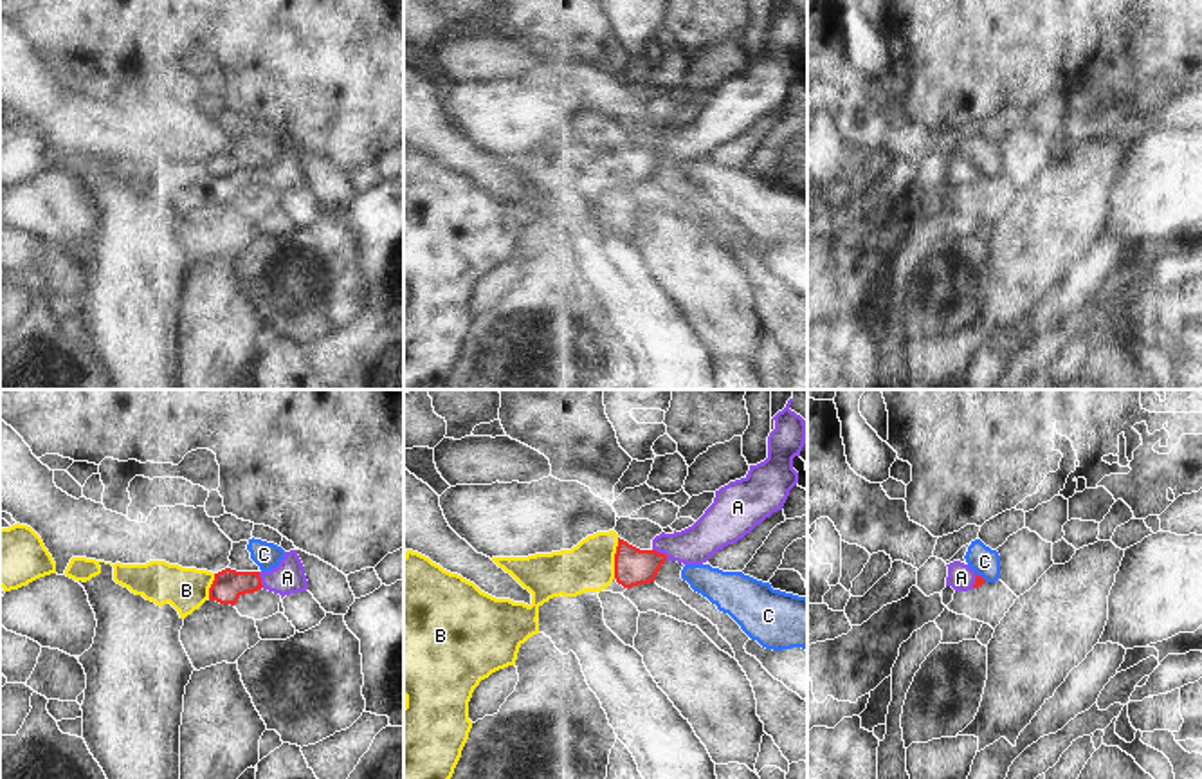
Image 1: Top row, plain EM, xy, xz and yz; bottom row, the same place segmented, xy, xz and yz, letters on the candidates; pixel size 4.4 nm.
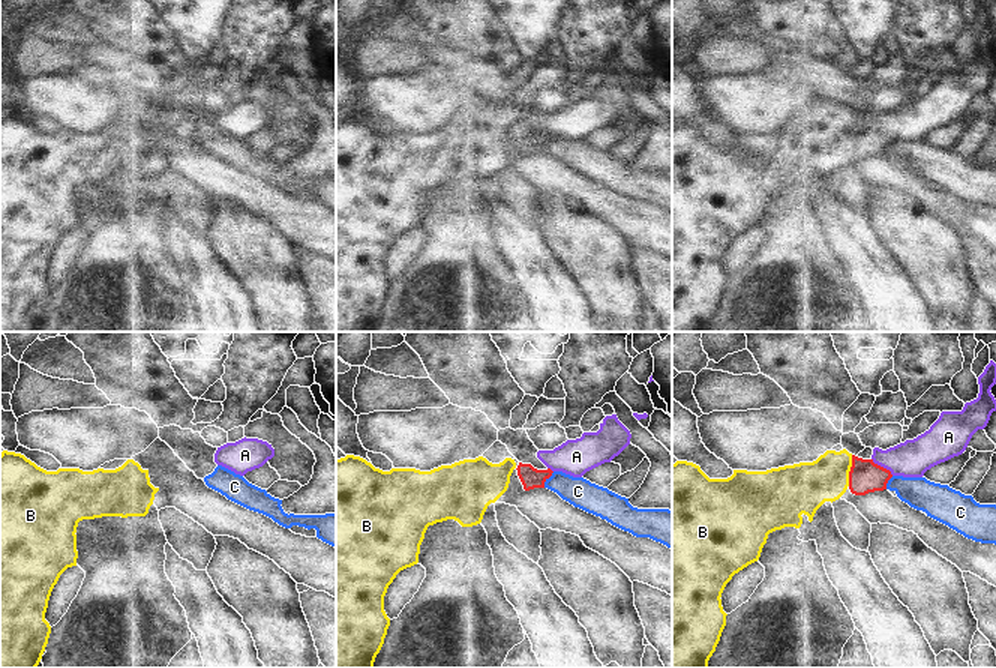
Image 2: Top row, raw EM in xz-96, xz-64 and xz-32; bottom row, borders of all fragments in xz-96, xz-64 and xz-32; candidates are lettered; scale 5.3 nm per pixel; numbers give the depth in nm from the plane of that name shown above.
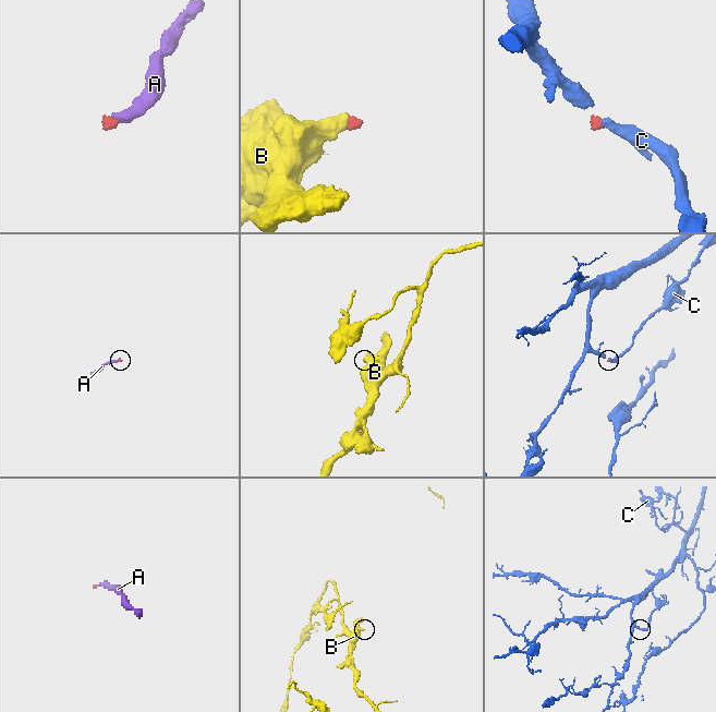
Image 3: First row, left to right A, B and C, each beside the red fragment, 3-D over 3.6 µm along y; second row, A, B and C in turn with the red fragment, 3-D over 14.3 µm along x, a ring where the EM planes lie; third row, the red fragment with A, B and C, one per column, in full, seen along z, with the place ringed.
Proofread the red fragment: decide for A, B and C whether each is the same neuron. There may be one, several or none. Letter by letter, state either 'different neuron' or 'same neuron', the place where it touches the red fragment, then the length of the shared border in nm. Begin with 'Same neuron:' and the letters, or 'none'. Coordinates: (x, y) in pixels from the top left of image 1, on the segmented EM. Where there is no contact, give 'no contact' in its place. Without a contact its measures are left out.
Same neuron: A, B
A: same neuron; meets red in xz at (662, 554); contact 90 nm long
B: same neuron; meets red in xz at (615, 558); contact 190 nm long
C: different neuron; meets red in yz at (979, 576); contact 70 nm long

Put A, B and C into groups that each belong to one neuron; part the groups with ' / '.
A B / C

